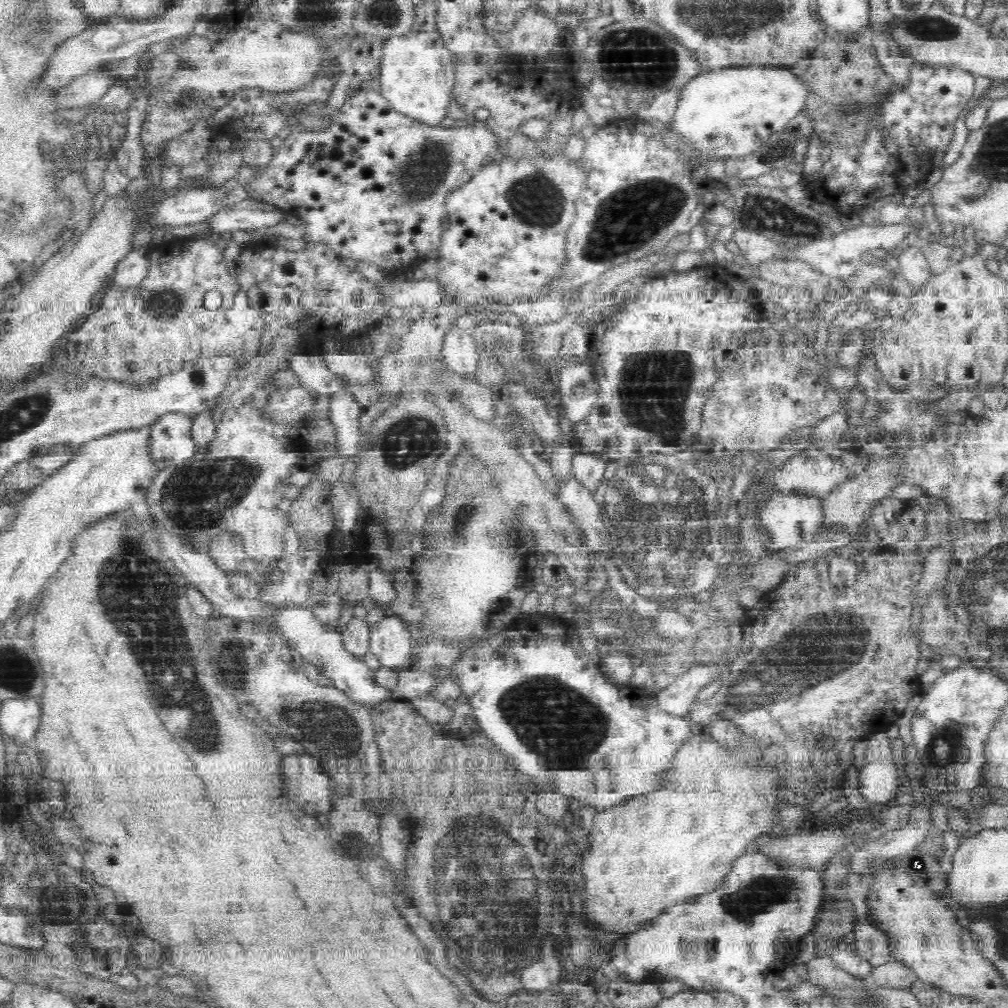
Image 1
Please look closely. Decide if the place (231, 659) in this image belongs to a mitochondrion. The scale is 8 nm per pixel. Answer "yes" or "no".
yes

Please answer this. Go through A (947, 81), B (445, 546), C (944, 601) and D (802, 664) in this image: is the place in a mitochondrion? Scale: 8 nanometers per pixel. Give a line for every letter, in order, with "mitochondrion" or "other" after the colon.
A: other
B: other
C: other
D: mitochondrion

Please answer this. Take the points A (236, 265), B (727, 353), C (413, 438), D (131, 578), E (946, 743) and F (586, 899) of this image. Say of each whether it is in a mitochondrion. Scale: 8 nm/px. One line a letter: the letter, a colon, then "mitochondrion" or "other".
A: other
B: other
C: mitochondrion
D: mitochondrion
E: mitochondrion
F: other

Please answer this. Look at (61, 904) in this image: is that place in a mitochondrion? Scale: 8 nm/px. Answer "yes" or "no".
yes

